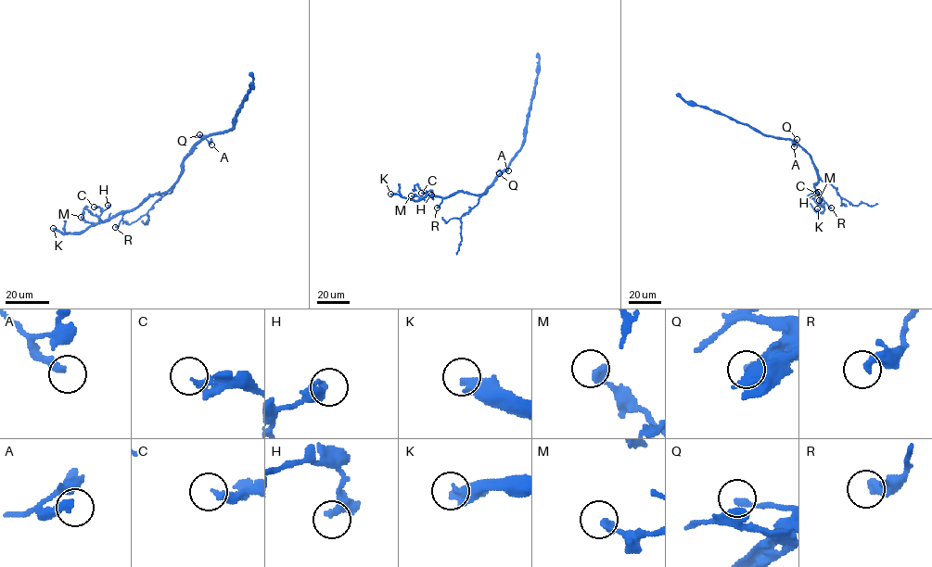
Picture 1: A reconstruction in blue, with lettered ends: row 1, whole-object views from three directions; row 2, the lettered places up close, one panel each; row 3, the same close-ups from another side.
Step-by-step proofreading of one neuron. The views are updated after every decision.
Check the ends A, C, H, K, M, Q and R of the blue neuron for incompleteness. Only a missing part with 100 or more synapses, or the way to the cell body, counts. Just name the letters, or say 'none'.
K

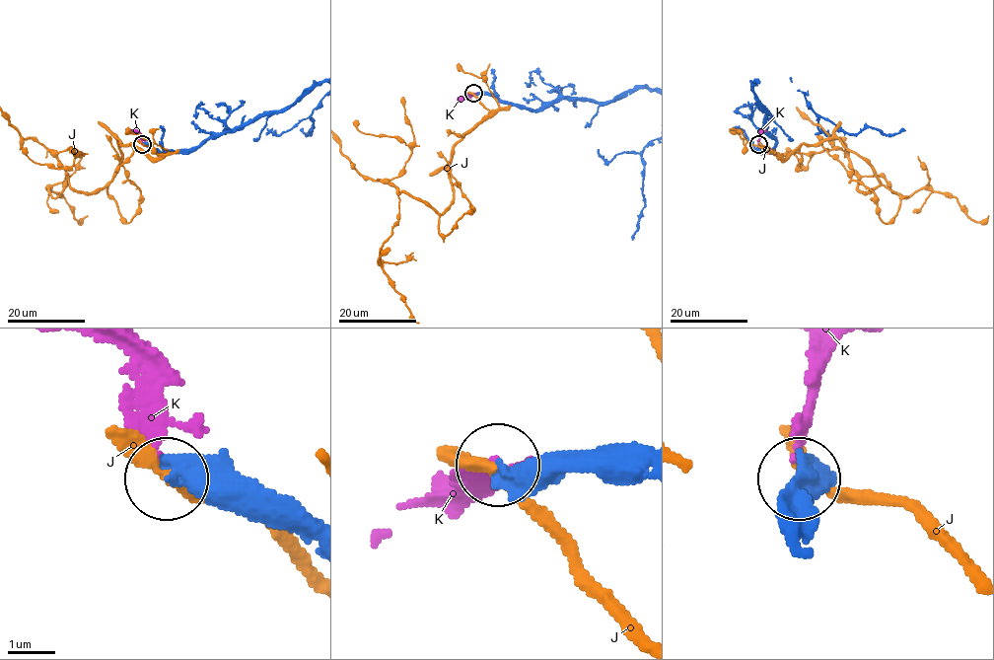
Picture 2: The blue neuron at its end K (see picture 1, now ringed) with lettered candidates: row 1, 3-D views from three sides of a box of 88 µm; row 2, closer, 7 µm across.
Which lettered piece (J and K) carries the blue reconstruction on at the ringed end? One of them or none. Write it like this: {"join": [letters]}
{"join": []}

